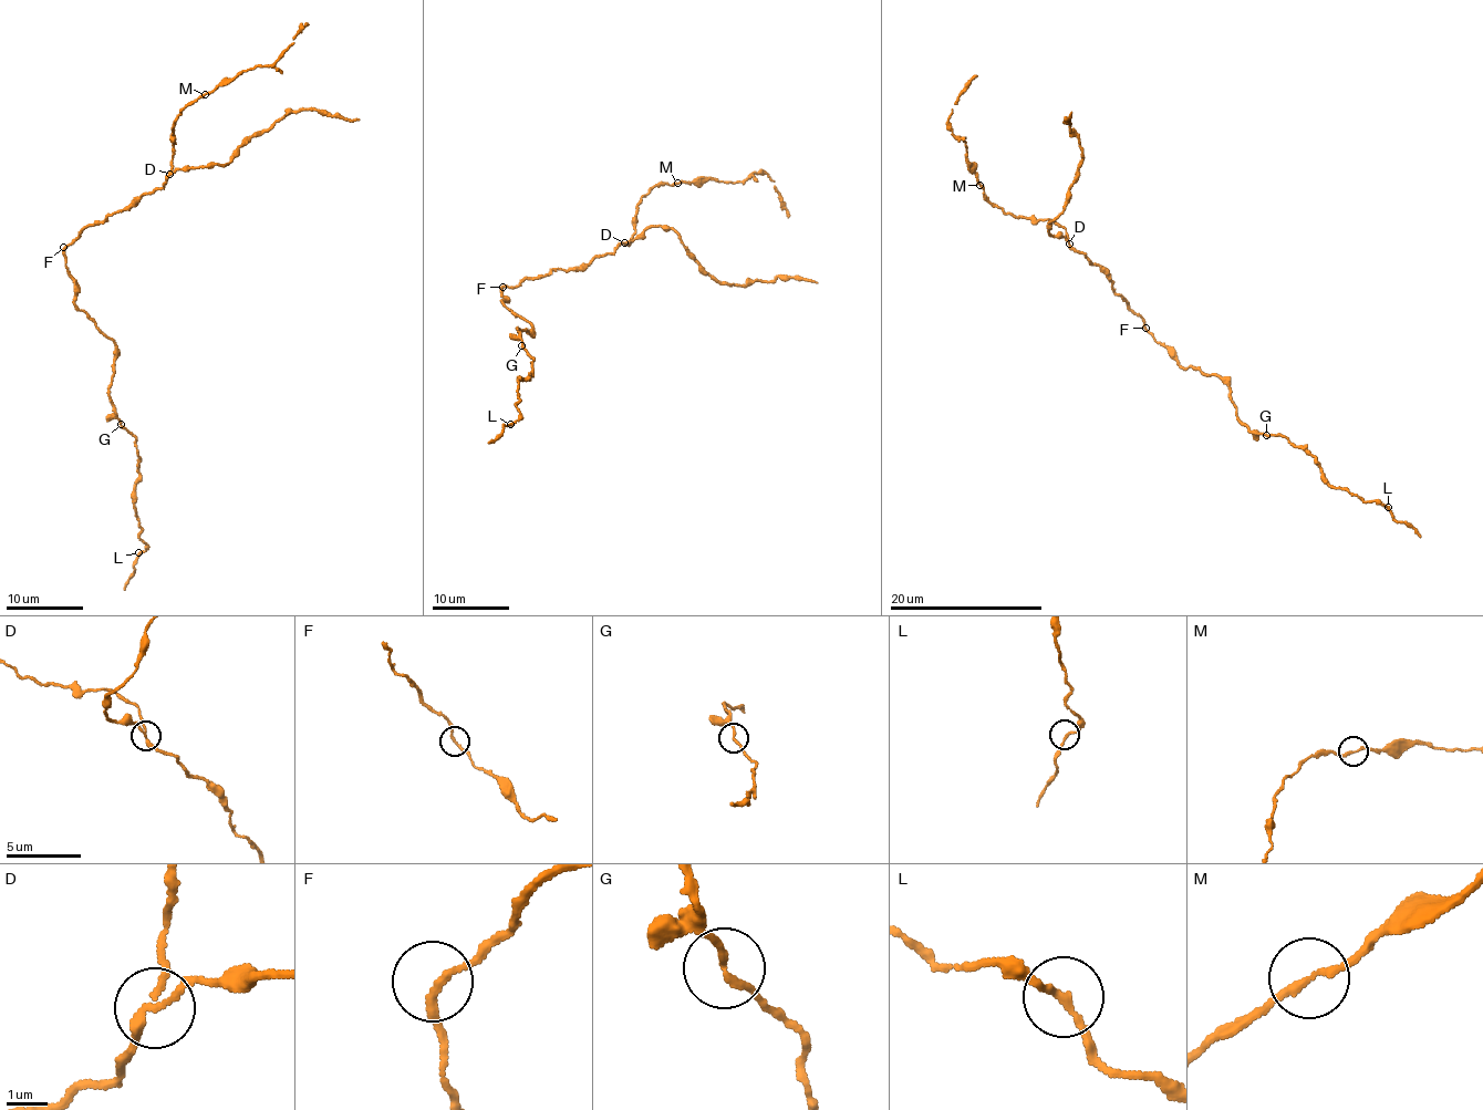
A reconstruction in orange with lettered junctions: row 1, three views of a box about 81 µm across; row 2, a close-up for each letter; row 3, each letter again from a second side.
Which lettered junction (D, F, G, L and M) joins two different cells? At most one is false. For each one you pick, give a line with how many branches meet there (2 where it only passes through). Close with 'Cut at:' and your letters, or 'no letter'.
D: Branches: 3
Cut at: D

